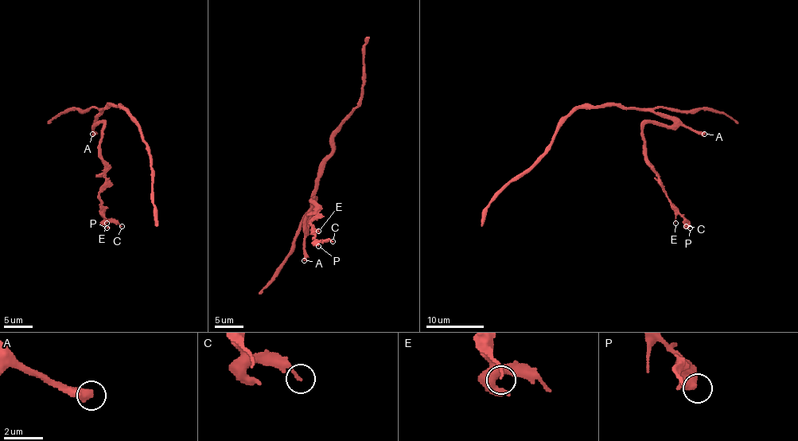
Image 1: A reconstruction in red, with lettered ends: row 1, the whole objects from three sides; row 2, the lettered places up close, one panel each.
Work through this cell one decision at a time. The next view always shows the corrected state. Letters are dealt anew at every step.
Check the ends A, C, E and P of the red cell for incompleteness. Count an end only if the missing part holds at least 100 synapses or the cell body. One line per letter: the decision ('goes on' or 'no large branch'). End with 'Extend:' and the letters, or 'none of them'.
A: goes on
C: no large branch
E: no large branch
P: no large branch
Extend: A

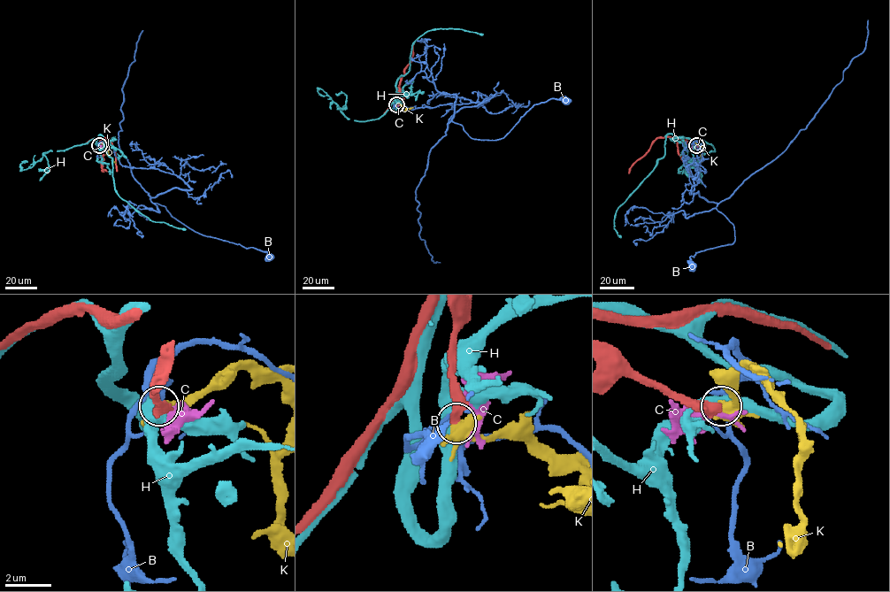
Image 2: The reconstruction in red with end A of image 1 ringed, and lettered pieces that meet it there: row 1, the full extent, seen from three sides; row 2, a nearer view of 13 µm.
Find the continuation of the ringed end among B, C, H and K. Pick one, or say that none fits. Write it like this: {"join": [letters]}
{"join": ["K"]}

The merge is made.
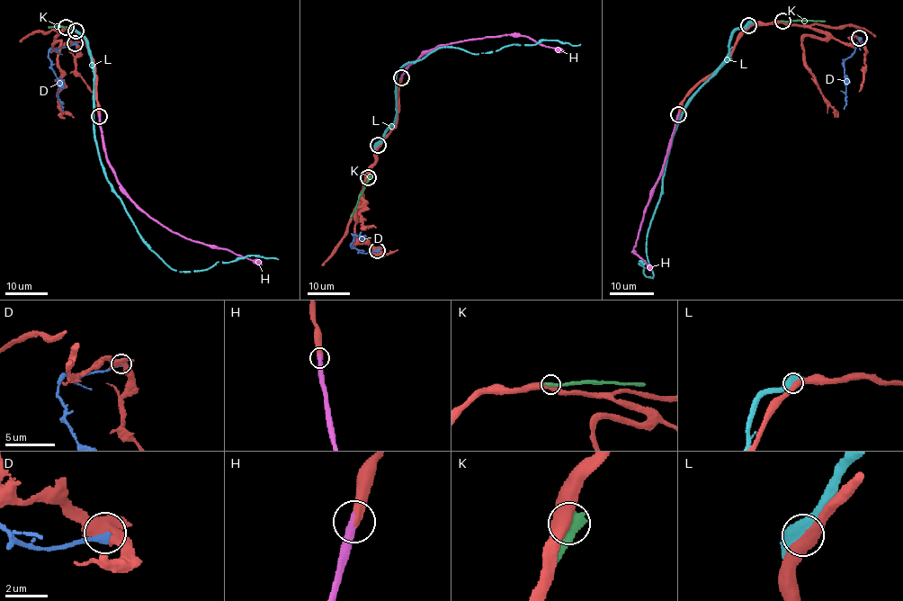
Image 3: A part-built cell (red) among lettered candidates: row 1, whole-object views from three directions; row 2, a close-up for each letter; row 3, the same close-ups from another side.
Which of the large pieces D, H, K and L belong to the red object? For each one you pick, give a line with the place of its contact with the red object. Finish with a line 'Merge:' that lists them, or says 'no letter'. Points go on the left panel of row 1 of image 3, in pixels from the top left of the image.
H: (99, 116)
Merge: H

